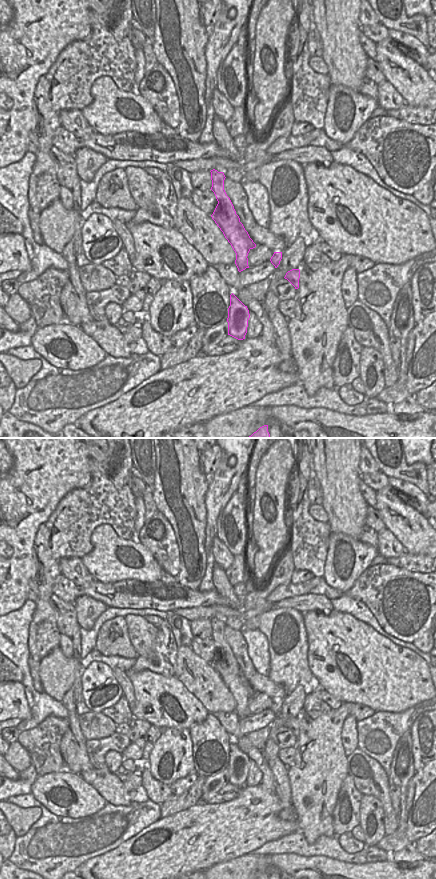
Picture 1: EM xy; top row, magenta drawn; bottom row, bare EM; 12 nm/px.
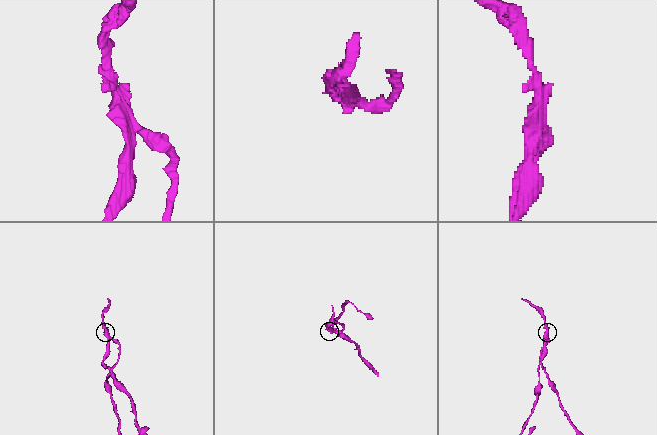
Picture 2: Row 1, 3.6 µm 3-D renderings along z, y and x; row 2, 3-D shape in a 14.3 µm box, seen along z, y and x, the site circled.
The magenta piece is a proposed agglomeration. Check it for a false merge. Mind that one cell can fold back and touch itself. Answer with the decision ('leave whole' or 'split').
split

